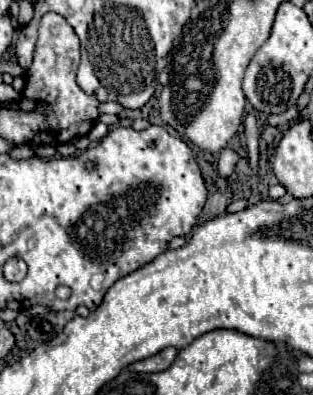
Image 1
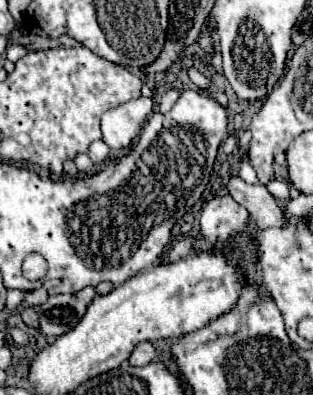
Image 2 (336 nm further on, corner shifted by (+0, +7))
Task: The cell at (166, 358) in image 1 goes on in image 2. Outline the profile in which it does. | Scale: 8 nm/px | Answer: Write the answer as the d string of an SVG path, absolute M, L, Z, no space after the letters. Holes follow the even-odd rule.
M139 343L139 345L133 349L131 357L129 357L129 365L133 365L133 367L145 367L145 365L149 365L155 357L157 357L157 351L155 351L155 347L153 347L151 343Z

